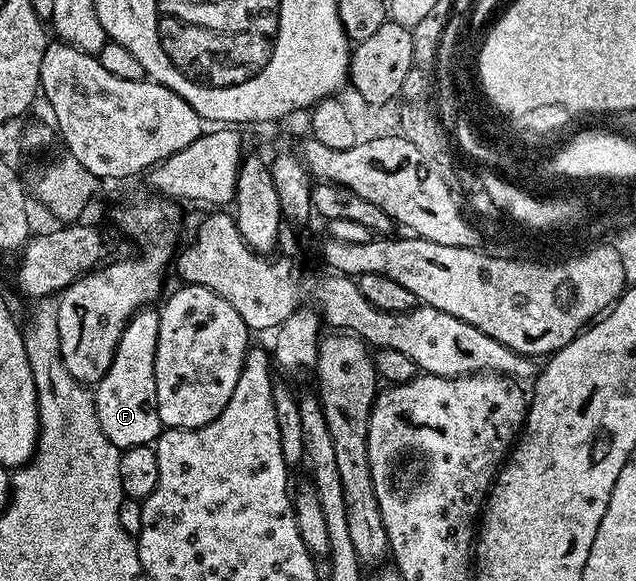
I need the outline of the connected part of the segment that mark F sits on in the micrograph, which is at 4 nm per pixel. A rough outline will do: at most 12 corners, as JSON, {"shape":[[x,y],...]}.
{"shape":[[160,312],[122,329],[94,387],[102,433],[118,448],[161,433],[154,357]]}

